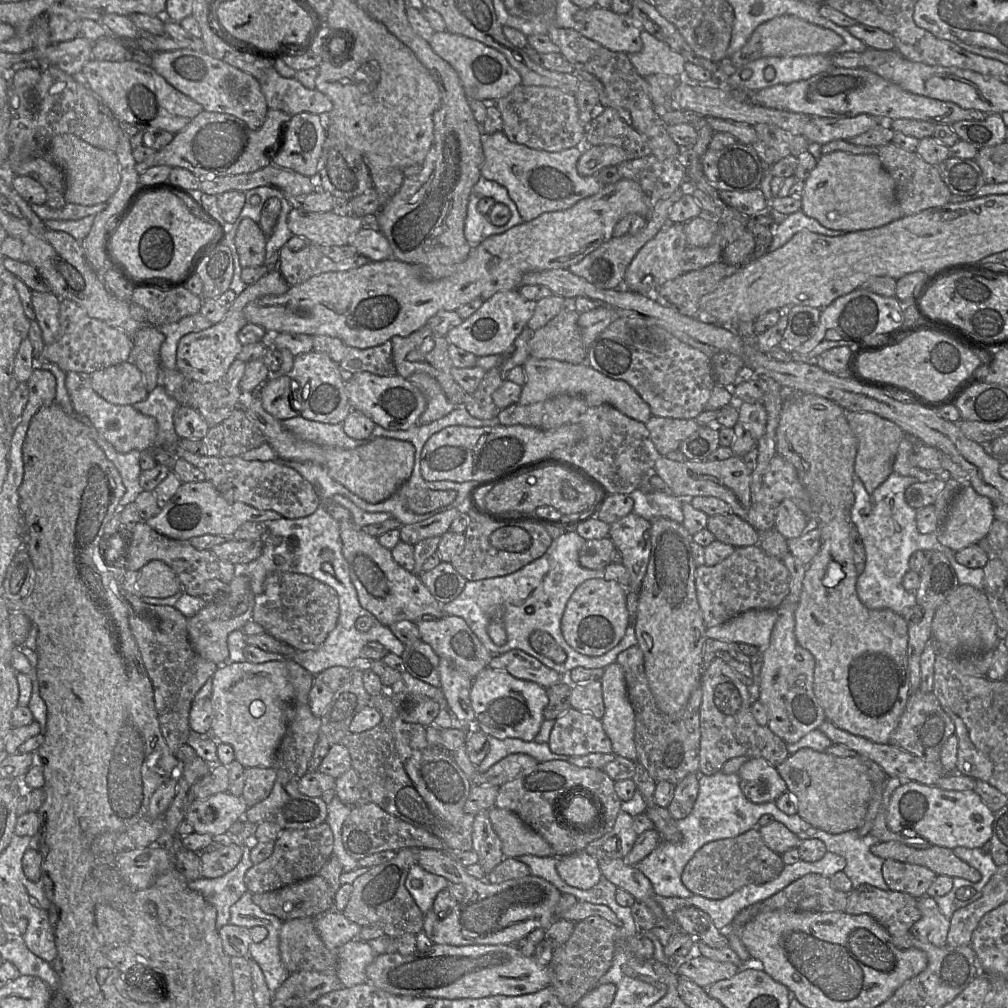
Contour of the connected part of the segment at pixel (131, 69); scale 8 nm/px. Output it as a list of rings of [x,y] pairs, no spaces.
[[[91,59],[81,72],[86,78],[86,85],[110,109],[113,116],[139,130],[161,128],[177,134],[204,110],[202,105],[174,88],[151,66],[134,60],[111,62]]]

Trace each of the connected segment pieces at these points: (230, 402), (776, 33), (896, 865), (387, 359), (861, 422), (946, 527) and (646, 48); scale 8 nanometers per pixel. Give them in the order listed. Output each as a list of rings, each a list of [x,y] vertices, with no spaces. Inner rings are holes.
[[[236,358],[226,375],[216,382],[187,382],[182,406],[196,409],[210,427],[221,424],[241,405],[240,381],[245,369],[246,363]]]
[[[783,15],[759,25],[748,42],[730,57],[730,61],[736,68],[745,69],[744,65],[763,57],[831,55],[837,53],[843,43],[843,38],[830,29],[814,25],[795,16]]]
[[[892,859],[884,860],[882,875],[891,891],[906,893],[916,899],[927,895],[927,890],[937,877],[933,871],[924,866]]]
[[[390,340],[366,349],[346,346],[345,356],[339,366],[341,370],[351,374],[370,372],[381,377],[397,375]]]
[[[846,412],[847,421],[857,438],[857,453],[854,461],[854,475],[872,493],[891,473],[893,462],[905,432],[895,423],[871,412]]]
[[[970,484],[962,485],[952,499],[946,518],[936,531],[939,542],[957,552],[986,538],[995,520],[992,501],[978,494]]]
[[[644,29],[640,36],[643,49],[637,53],[627,54],[640,76],[654,74],[665,74],[674,78],[684,76],[686,59],[682,55]]]

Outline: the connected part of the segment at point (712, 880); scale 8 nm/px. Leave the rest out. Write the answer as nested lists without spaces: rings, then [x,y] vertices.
[[[753,828],[734,838],[716,840],[702,846],[684,867],[681,881],[693,895],[720,900],[746,885],[762,885],[776,879],[784,866],[781,855],[768,848],[759,829]]]

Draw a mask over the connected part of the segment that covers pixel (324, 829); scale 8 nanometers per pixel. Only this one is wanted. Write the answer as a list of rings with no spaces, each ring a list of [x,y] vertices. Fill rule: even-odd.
[[[327,822],[305,829],[282,829],[274,843],[273,853],[264,861],[253,864],[244,875],[249,892],[276,890],[319,874],[333,855],[333,832]]]

